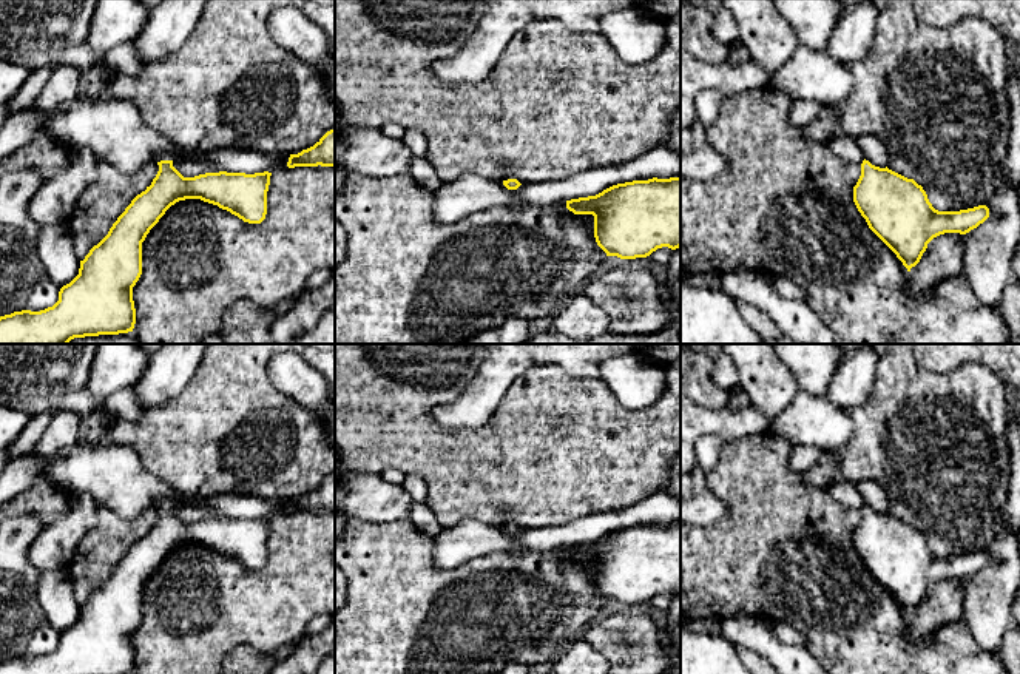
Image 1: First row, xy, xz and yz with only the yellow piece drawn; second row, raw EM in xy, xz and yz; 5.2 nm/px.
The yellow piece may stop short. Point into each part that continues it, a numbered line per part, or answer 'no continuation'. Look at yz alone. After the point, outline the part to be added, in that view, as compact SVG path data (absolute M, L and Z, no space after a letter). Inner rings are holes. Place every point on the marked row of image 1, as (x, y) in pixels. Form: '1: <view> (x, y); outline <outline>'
1: yz (847, 148); outline M833 136L829 147L843 160L860 163L860 165L864 160L863 151L855 137Z

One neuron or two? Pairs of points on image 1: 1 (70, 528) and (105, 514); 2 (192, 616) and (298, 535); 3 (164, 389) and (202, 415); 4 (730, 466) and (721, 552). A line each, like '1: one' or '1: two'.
1: two
2: one
3: two
4: one

